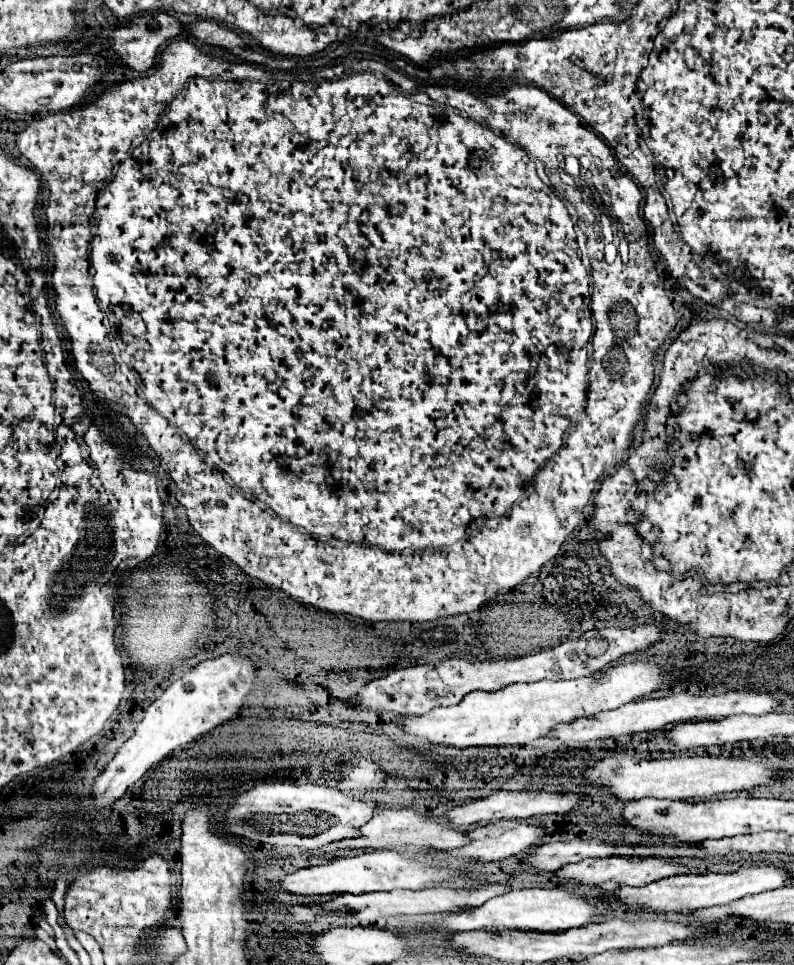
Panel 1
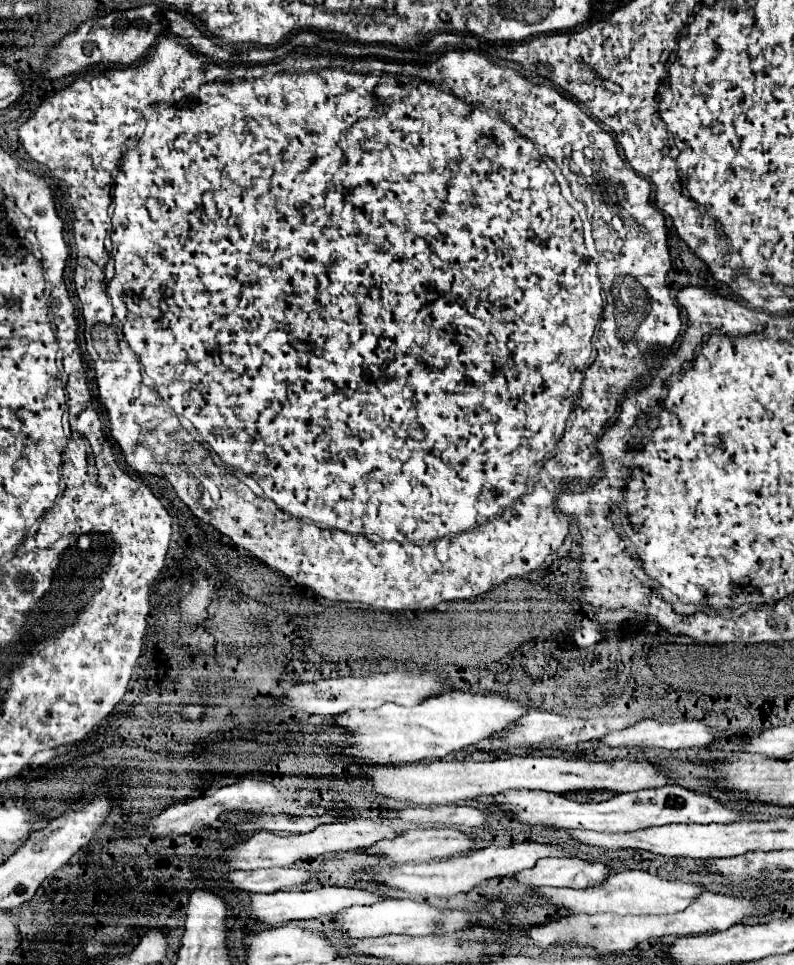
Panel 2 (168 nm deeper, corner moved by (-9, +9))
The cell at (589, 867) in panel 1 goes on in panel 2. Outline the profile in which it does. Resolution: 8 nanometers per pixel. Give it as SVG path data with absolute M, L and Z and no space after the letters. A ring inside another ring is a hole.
M541 858L535 868L513 874L515 882L527 888L589 888L603 882L609 868L601 862L585 862L579 858Z

